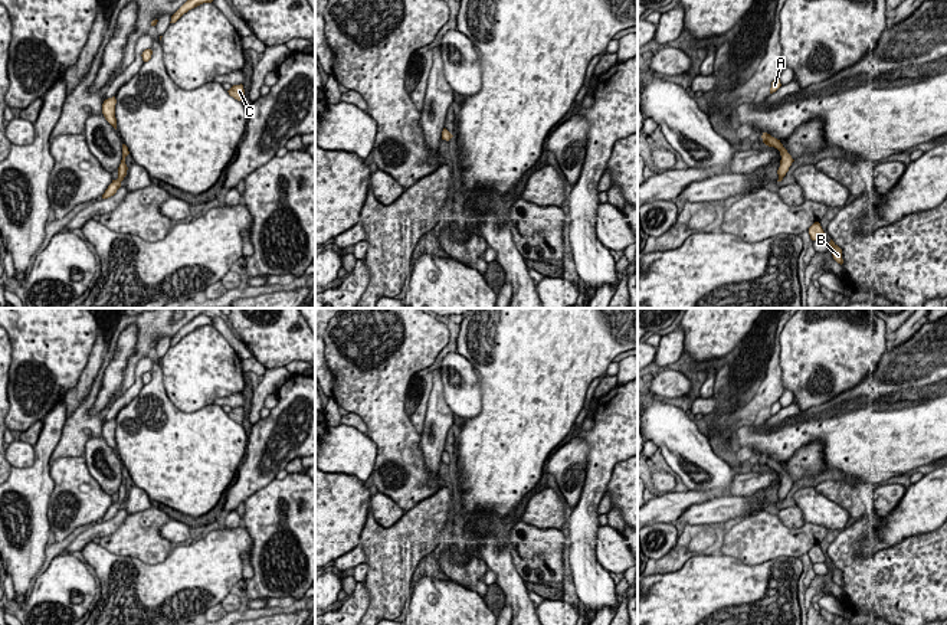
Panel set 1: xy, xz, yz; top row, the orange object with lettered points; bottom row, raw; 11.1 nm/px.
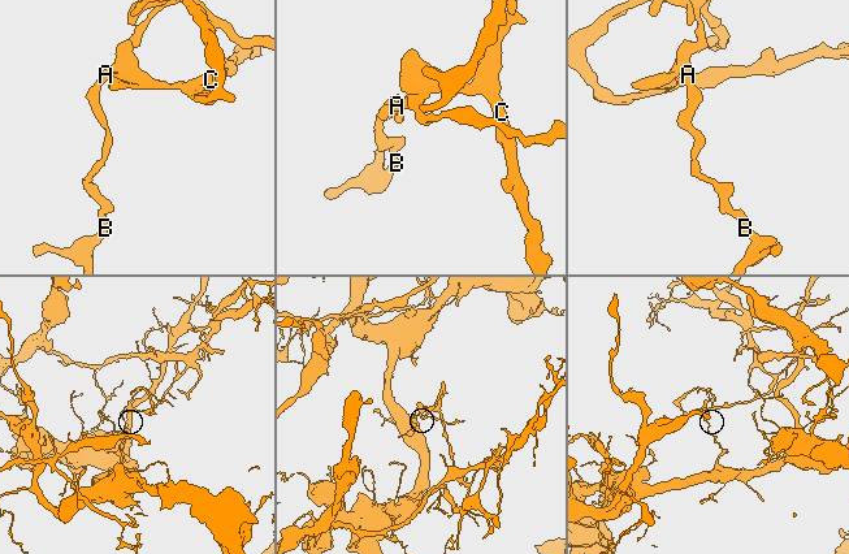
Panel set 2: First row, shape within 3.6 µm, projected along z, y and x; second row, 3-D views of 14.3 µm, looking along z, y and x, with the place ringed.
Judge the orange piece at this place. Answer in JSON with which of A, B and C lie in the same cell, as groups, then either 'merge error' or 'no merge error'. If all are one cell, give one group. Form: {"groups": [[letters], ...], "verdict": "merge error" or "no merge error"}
{"groups": [["A", "C"], ["B"]], "verdict": "merge error"}

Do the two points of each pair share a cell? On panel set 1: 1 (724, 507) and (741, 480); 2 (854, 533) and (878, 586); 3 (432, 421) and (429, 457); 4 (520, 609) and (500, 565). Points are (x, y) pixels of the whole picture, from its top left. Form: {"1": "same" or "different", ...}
{"1": "different", "2": "same", "3": "same", "4": "same"}

